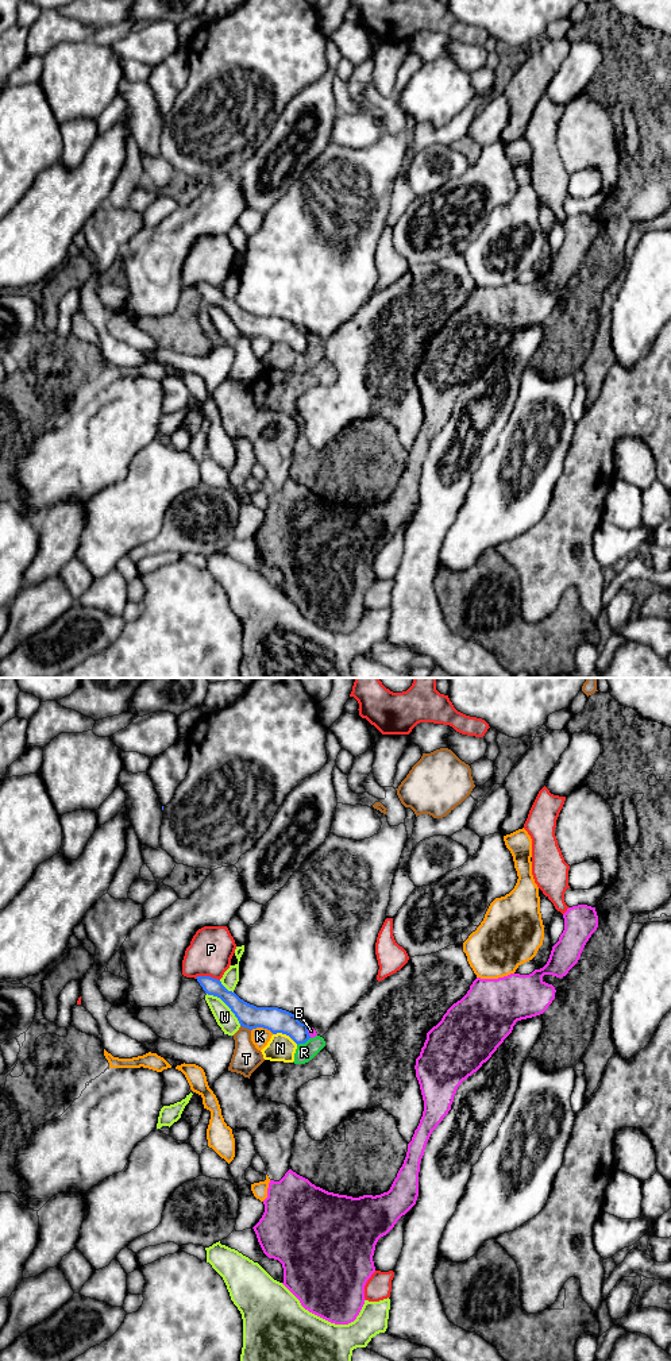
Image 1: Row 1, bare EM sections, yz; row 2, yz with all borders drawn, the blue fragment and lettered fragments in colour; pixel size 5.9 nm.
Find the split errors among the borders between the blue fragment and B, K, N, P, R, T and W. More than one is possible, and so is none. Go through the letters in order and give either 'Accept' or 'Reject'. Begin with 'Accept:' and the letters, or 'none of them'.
Accept: none of them
B: Reject
K: Reject
N: Reject
P: Reject
R: Reject
T: Reject
W: Reject

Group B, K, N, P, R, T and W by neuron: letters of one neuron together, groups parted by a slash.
B N R / K / P / T / W

